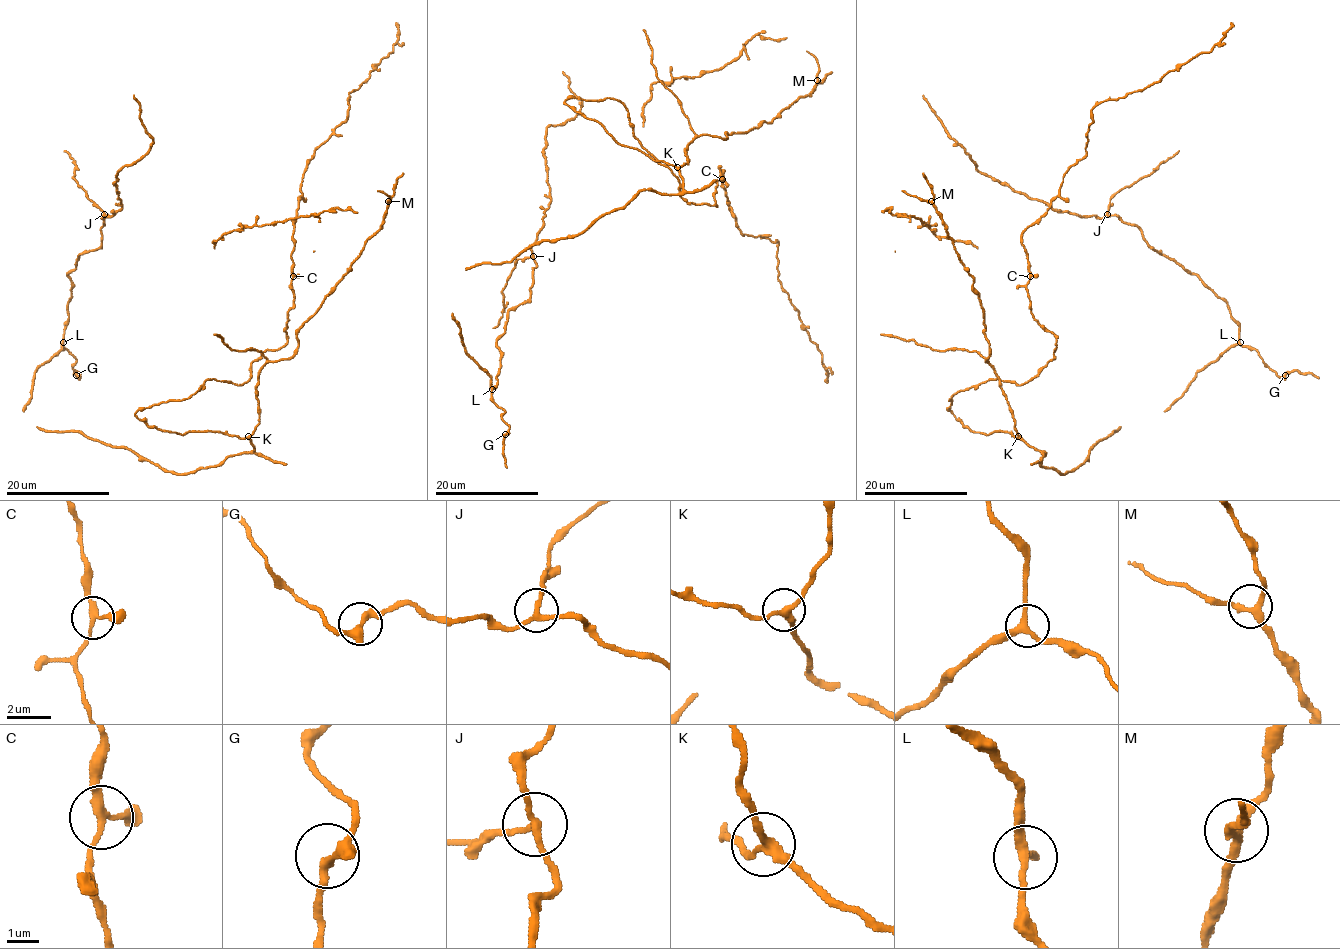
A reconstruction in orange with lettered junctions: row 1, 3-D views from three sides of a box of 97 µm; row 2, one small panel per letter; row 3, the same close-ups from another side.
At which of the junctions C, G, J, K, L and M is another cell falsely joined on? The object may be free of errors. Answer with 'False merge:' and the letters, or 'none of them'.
False merge: none of them

